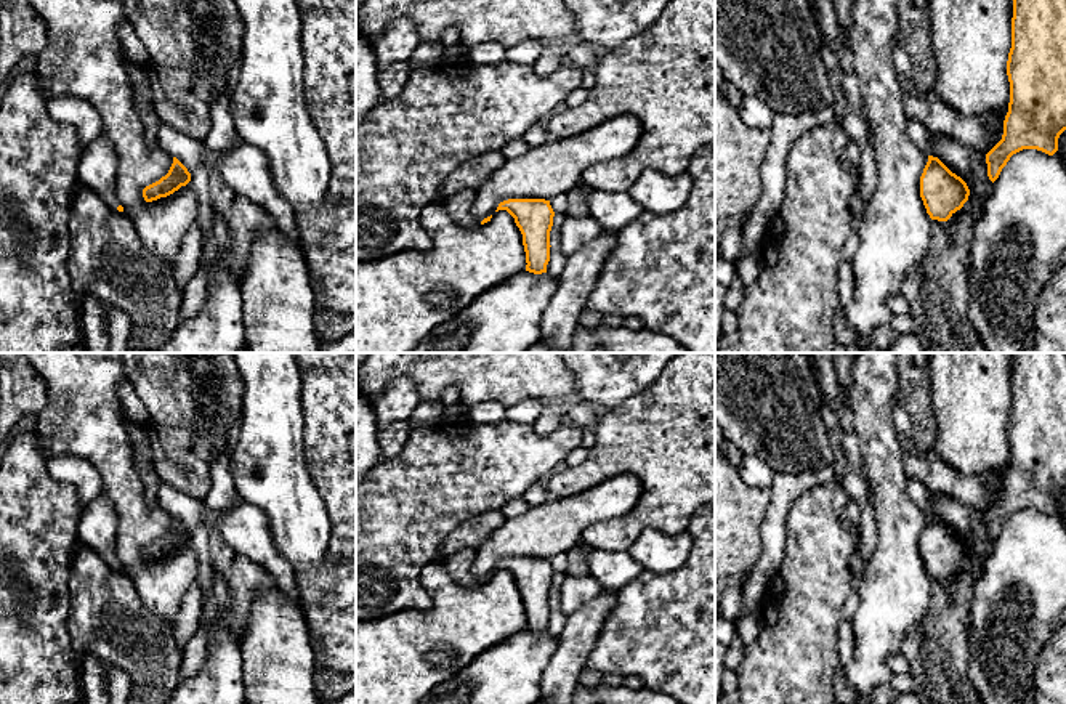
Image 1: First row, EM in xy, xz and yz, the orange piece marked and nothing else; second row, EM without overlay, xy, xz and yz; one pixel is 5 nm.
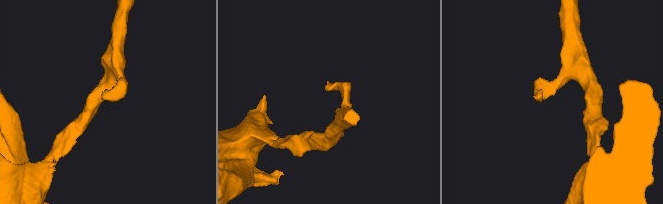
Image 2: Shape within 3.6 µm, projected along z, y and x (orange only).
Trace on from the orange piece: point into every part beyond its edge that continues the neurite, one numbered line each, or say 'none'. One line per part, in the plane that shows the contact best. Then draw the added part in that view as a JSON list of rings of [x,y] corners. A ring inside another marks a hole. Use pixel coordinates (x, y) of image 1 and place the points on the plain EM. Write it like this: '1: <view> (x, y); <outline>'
1: xy (96, 530); [[[101,494],[85,504],[79,521],[79,542],[99,553],[99,556],[117,569],[120,560],[115,555],[117,515],[109,497]]]

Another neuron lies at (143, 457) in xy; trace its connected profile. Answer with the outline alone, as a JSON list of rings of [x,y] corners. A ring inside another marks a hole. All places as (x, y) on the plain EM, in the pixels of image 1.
[[[125,417],[125,423],[128,428],[130,441],[133,443],[135,447],[136,470],[143,479],[149,505],[154,507],[155,504],[159,504],[157,500],[159,476],[152,467],[154,462],[149,446],[149,433],[147,430],[141,430],[135,427],[127,417]]]

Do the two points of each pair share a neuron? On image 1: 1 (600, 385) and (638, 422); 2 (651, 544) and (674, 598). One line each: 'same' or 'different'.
1: different
2: different

